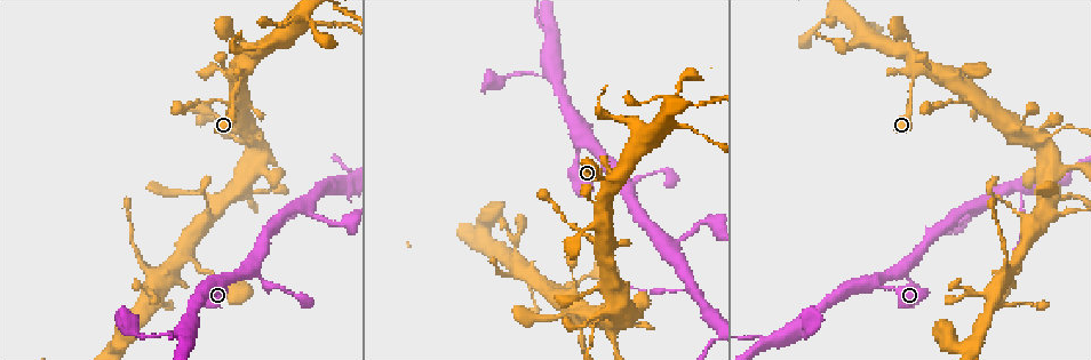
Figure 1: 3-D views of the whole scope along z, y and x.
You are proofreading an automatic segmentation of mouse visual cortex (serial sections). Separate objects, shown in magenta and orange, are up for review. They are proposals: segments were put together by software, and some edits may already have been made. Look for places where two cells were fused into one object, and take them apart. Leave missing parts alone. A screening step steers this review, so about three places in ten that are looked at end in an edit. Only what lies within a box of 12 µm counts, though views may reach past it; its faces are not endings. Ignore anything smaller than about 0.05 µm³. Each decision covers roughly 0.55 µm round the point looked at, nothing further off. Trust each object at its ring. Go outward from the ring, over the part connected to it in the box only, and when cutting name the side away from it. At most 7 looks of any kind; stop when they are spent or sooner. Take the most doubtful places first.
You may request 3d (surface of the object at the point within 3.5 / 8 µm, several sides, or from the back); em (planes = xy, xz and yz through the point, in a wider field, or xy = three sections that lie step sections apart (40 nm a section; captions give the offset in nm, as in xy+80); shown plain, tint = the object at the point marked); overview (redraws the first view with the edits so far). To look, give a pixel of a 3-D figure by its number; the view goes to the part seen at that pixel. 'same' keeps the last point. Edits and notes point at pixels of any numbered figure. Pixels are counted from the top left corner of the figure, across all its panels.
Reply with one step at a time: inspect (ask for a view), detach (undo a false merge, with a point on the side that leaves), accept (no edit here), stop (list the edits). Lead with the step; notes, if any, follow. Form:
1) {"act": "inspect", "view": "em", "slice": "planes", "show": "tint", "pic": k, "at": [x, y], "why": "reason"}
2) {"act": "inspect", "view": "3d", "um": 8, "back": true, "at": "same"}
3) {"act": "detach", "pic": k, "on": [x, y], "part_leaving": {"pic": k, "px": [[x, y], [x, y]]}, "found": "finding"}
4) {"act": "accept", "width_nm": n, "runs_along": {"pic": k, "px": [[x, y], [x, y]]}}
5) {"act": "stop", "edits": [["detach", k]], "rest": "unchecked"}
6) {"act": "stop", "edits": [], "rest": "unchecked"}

{"act": "inspect", "view": "3d", "um": 3.5, "pic": 1, "at": [326, 187], "why": "thin neck"}

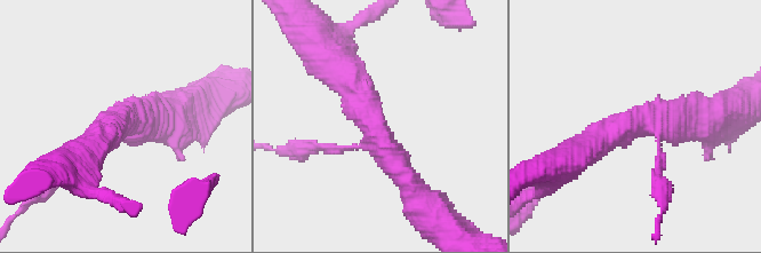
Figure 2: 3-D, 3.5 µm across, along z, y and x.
{"act": "inspect", "view": "em", "slice": "xy", "step": 5, "show": "tint", "pic": 2, "at": [377, 141], "arms": 3, "arm_widths_nm": [150, 350, 400], "why": "need the tissue"}

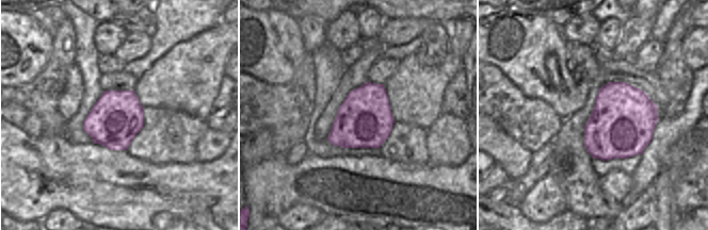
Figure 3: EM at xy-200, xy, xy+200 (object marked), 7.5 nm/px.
{"act": "detach", "pic": 2, "on": [323, 147], "width_nm": 420, "part_leaving": {"pic": 2, "px": [[359, 147], [285, 150]]}, "found": "a second cell is stuck on"}

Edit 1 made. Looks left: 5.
{"act": "inspect", "view": "overview"}

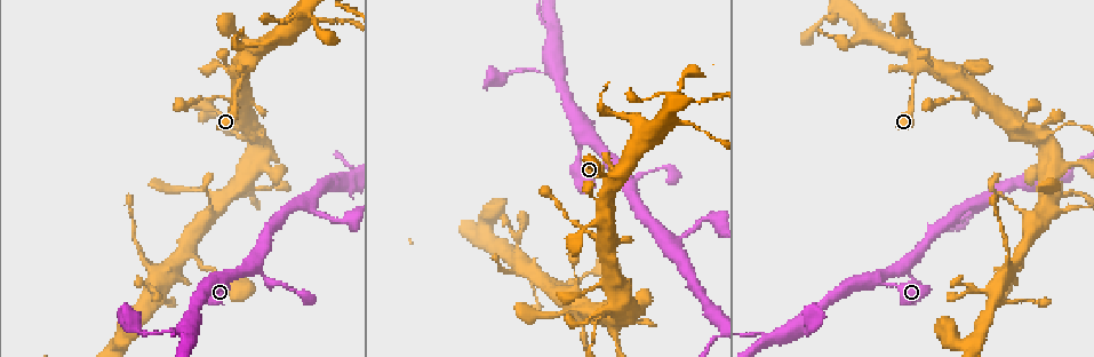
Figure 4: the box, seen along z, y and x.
{"act": "inspect", "view": "em", "slice": "xy", "step": 5, "show": "tint", "pic": 4, "at": [604, 181], "why": "three-way junction"}

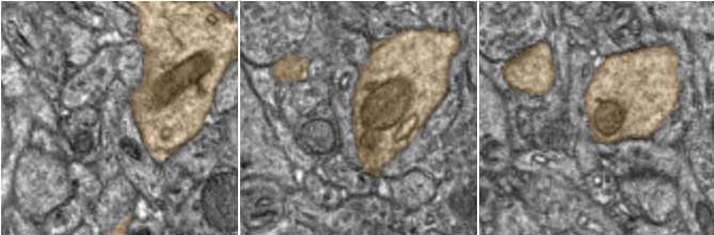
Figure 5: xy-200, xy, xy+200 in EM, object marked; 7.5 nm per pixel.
{"act": "inspect", "view": "3d", "um": 3.5, "at": "same"}

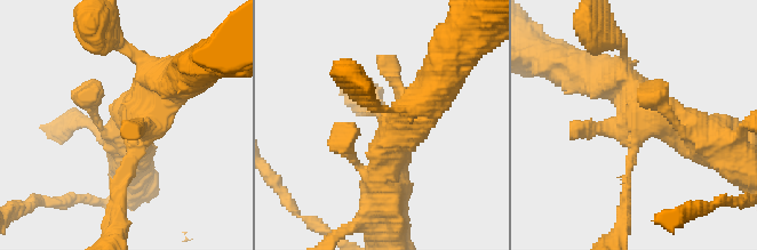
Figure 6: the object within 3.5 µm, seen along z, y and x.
{"act": "accept", "width_nm": 550, "runs_along": {"pic": 6, "px": [[376, 109], [391, 132], [383, 191]]}, "found": "one cell here"}

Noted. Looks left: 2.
{"act": "inspect", "view": "em", "slice": "xy", "step": 5, "show": "tint", "pic": 4, "at": [1059, 194], "why": "three arms meet"}

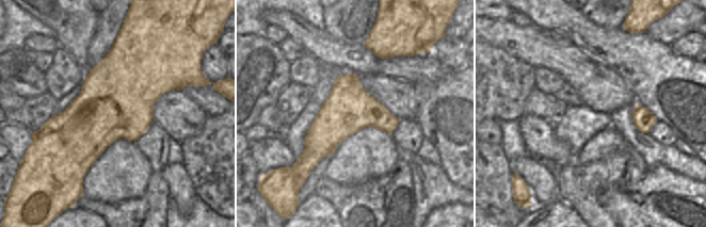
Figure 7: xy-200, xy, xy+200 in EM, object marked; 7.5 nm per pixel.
{"act": "inspect", "view": "3d", "um": 3.5, "back": true, "at": "same", "why": "see where the arms go"}

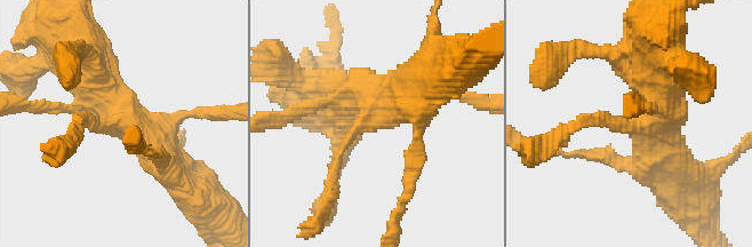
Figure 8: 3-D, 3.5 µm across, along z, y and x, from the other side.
{"act": "accept", "width_nm": 360, "runs_along": {"pic": 8, "px": [[348, 104], [376, 104], [330, 189]]}, "found": "continuous, no second cell"}

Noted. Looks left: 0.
{"act": "stop", "edits": [["detach", 2]], "rest": "unchecked"}

